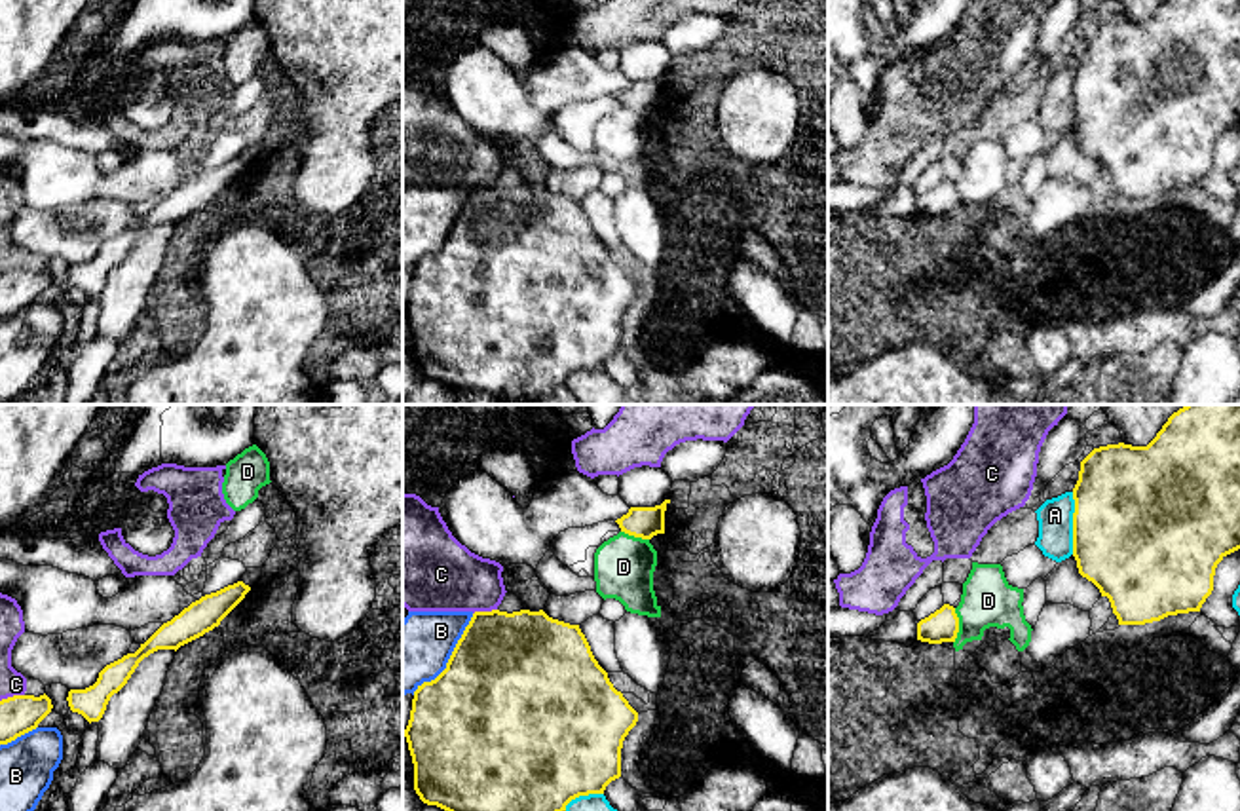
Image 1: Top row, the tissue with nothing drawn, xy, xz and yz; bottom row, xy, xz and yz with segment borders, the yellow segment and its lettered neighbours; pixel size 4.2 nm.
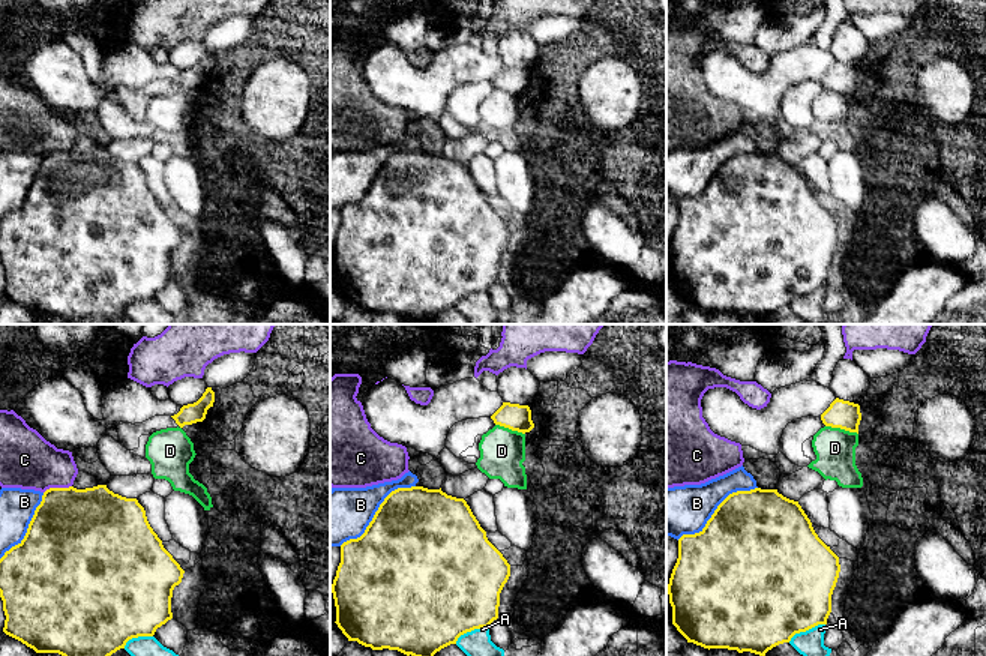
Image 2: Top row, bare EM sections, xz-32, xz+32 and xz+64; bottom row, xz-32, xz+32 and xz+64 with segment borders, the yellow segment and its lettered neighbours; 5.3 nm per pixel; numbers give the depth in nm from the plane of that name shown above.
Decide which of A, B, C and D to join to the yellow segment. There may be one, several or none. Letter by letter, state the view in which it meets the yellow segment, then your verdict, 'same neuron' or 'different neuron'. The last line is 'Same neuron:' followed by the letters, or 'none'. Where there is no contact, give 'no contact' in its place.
A: meets yellow in yz; different neuron
B: meets yellow in xz; different neuron
C: meets yellow in xy; different neuron
D: meets yellow in yz; different neuron
Same neuron: none

